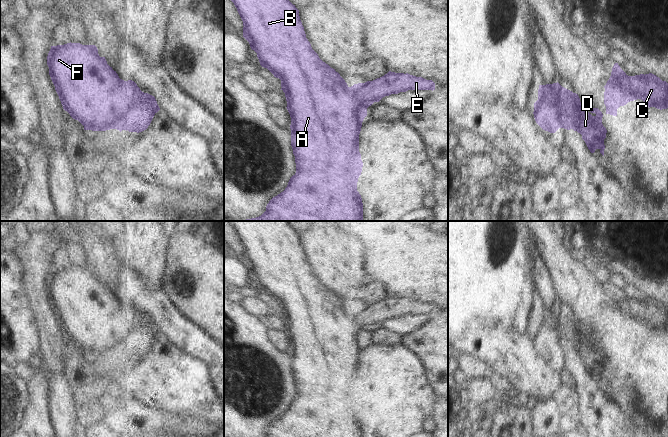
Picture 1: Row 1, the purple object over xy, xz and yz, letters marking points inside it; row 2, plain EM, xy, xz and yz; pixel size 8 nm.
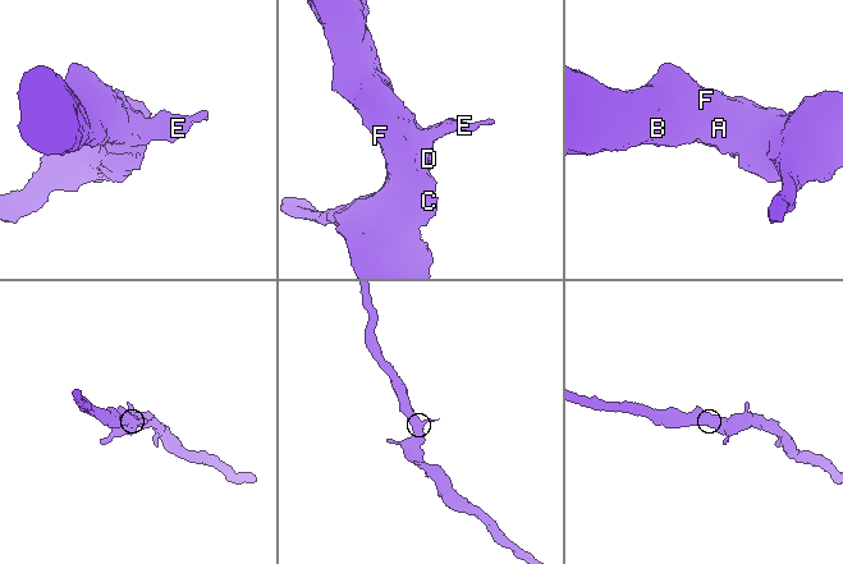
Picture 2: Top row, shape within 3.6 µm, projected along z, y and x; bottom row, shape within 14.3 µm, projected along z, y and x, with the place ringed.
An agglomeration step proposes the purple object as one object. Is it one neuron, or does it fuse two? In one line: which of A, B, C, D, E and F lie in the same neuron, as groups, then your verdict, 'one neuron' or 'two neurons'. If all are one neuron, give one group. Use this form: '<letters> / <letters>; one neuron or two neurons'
A B C D F / E; two neurons

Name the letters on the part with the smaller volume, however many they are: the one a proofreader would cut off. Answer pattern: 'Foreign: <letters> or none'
Foreign: E

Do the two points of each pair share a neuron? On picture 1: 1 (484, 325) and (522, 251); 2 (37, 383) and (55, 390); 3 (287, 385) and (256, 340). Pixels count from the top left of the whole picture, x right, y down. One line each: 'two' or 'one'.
1: two
2: two
3: one

